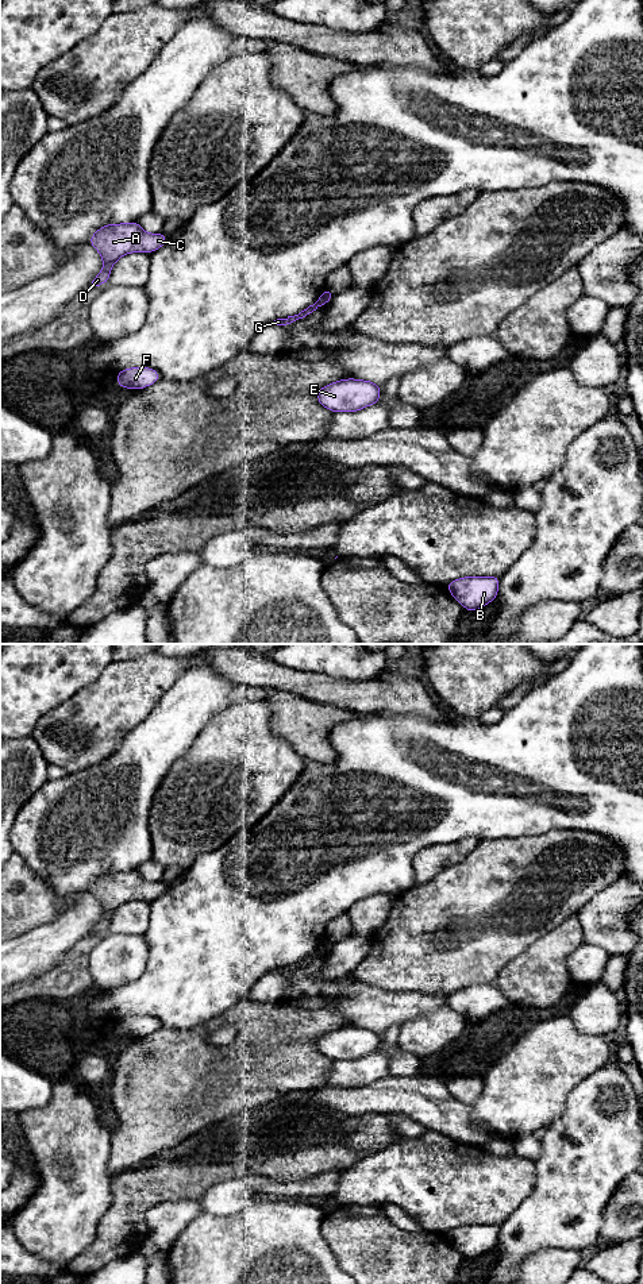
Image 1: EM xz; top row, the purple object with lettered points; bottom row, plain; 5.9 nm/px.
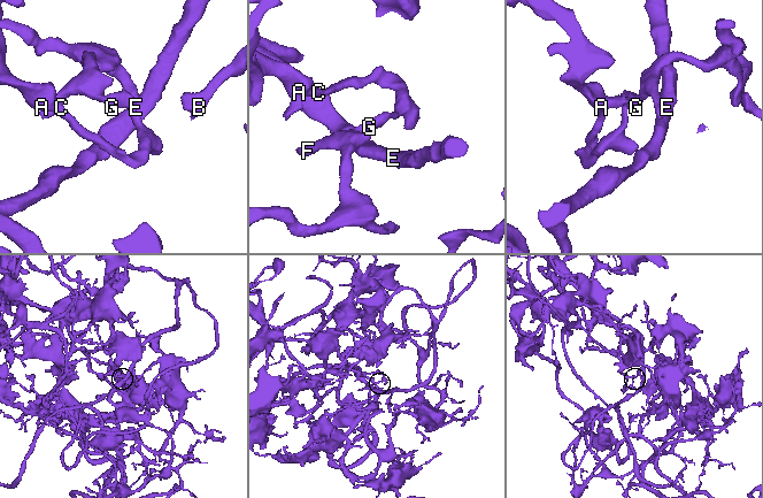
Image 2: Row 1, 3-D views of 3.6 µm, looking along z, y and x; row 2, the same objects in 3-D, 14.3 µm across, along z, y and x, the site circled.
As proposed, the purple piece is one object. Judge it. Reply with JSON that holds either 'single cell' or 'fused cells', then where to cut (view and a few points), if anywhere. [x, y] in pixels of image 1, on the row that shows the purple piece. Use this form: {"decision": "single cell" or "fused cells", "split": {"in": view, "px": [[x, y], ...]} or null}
{"decision": "fused cells", "split": {"in": "xz", "px": [[318, 300], [322, 304]]}}

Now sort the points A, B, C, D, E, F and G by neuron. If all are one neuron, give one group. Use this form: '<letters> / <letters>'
A C D / B E F G

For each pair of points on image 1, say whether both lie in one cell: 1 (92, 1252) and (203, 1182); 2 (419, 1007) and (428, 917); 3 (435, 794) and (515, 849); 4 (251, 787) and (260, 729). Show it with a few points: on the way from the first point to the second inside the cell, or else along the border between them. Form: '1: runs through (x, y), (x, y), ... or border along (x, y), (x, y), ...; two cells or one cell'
1: runs through (119, 1226), (164, 1182), (176, 1182); one cell
2: border along (389, 991), (420, 991), (445, 994), (447, 997); two cells
3: border along (530, 835), (478, 840); two cells
4: runs through (251, 772), (251, 744); one cell

